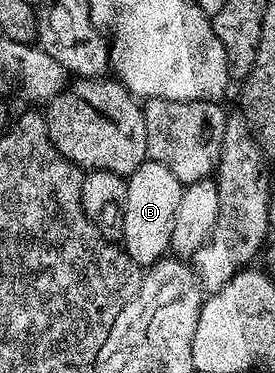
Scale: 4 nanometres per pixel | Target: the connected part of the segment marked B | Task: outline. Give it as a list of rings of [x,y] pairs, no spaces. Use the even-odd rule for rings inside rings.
[[[150,161],[142,163],[127,179],[127,196],[123,206],[123,237],[121,246],[140,267],[144,269],[150,267],[152,263],[164,258],[171,251],[173,225],[177,217],[177,205],[181,205],[183,188],[184,184],[179,183],[177,177],[173,177],[173,173],[169,173],[169,169],[165,169],[165,165]]]

